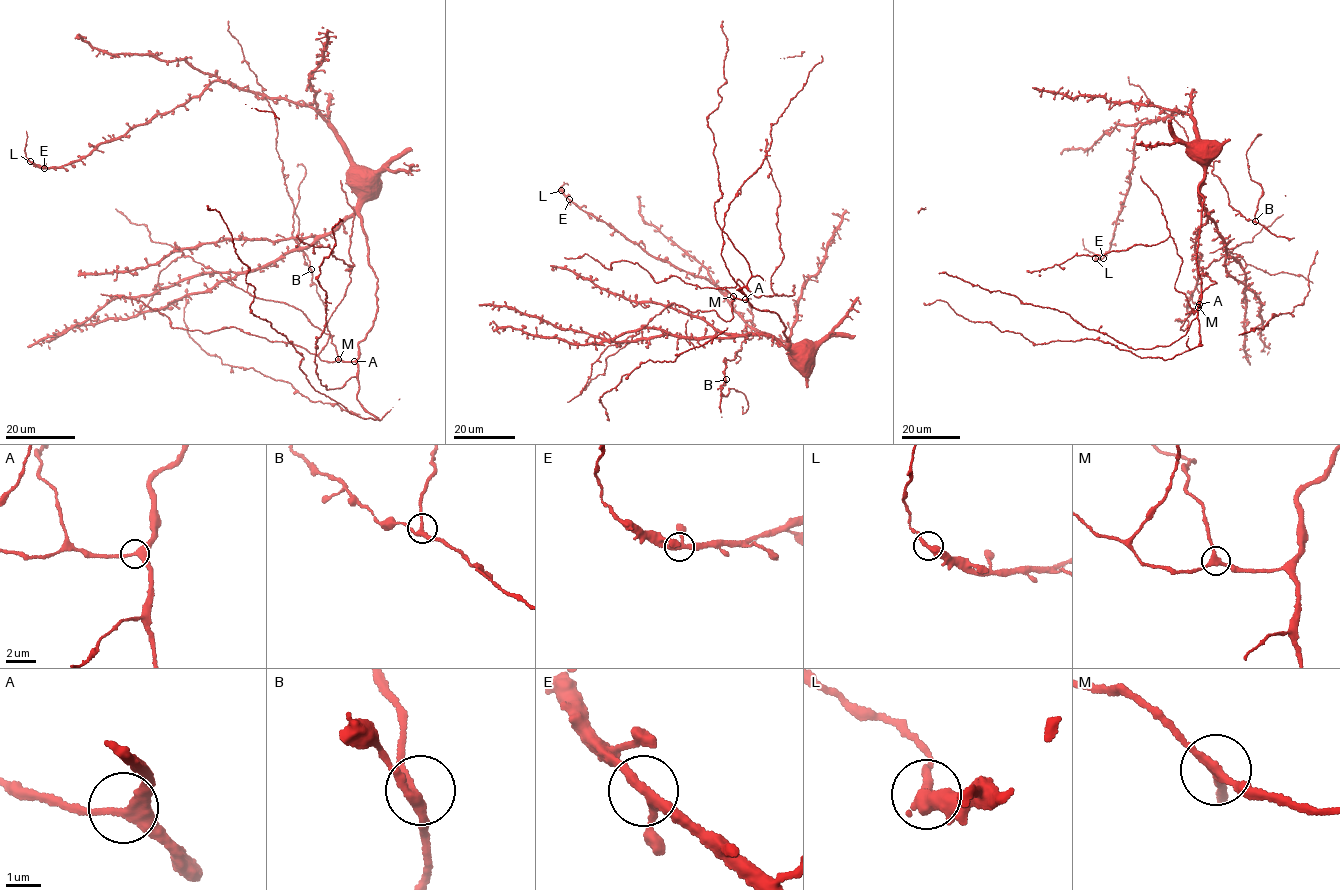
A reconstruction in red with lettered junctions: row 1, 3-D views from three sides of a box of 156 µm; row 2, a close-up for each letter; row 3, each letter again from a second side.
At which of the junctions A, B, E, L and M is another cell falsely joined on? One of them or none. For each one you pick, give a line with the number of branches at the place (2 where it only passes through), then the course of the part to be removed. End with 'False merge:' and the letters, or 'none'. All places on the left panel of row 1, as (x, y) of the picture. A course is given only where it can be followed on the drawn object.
L: branches 3; course (30, 161), (24, 149), (26, 131)
False merge: L

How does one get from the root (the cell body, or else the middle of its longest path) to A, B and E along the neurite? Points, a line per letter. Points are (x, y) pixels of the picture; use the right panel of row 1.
A: (1205, 153), (1204, 177), (1199, 189), (1203, 198), (1196, 259), (1202, 284), (1199, 304)
B: (1205, 153), (1190, 116), (1172, 112), (1188, 143), (1213, 168), (1229, 204), (1255, 221)
E: (1205, 153), (1188, 114), (1177, 110), (1169, 118), (1141, 125), (1133, 146), (1129, 188), (1110, 250), (1103, 258)

